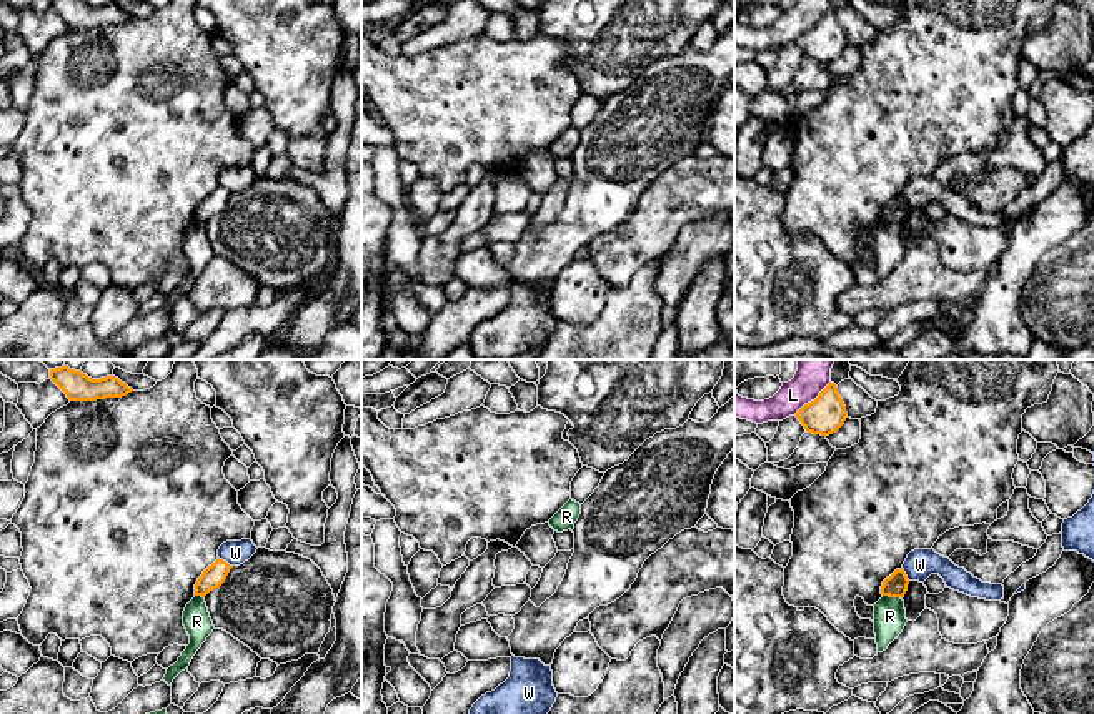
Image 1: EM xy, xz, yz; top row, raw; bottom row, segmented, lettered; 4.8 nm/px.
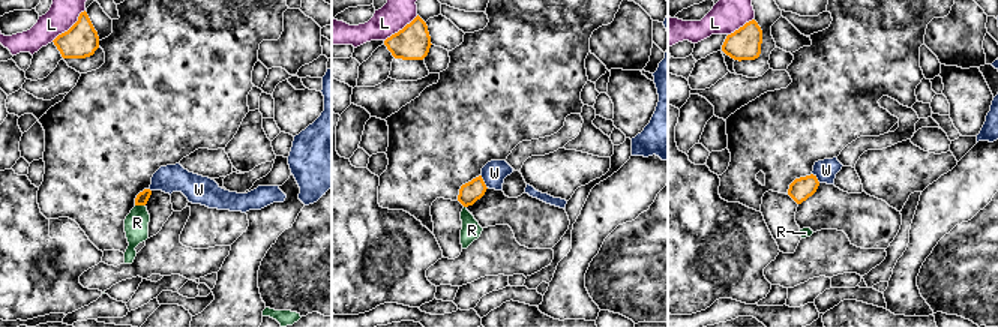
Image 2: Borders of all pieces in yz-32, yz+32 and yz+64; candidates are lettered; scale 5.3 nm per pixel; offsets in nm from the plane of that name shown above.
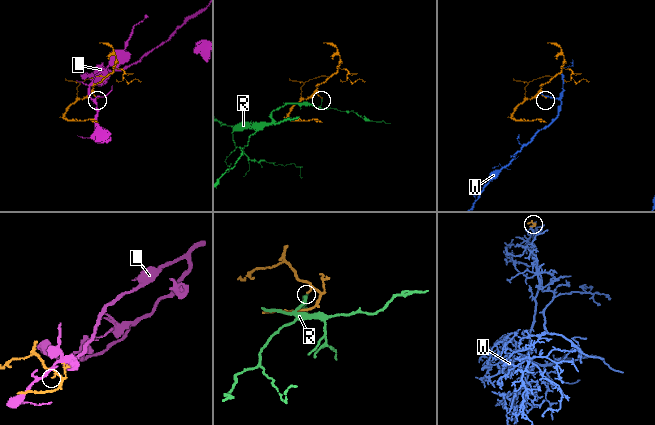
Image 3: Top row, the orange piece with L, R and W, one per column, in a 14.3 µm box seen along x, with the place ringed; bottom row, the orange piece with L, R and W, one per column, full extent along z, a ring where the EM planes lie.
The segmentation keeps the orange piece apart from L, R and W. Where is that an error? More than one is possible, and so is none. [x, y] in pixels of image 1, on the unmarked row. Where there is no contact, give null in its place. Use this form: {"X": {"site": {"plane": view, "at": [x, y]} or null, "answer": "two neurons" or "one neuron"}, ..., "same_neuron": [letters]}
{"L": {"site": {"plane": "yz", "at": [815, 27]}, "answer": "two neurons"}, "R": {"site": {"plane": "yz", "at": [891, 223]}, "answer": "two neurons"}, "W": {"site": {"plane": "xy", "at": [225, 188]}, "answer": "two neurons"}, "same_neuron": []}

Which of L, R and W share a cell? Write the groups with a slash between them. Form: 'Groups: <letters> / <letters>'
Groups: L R / W

